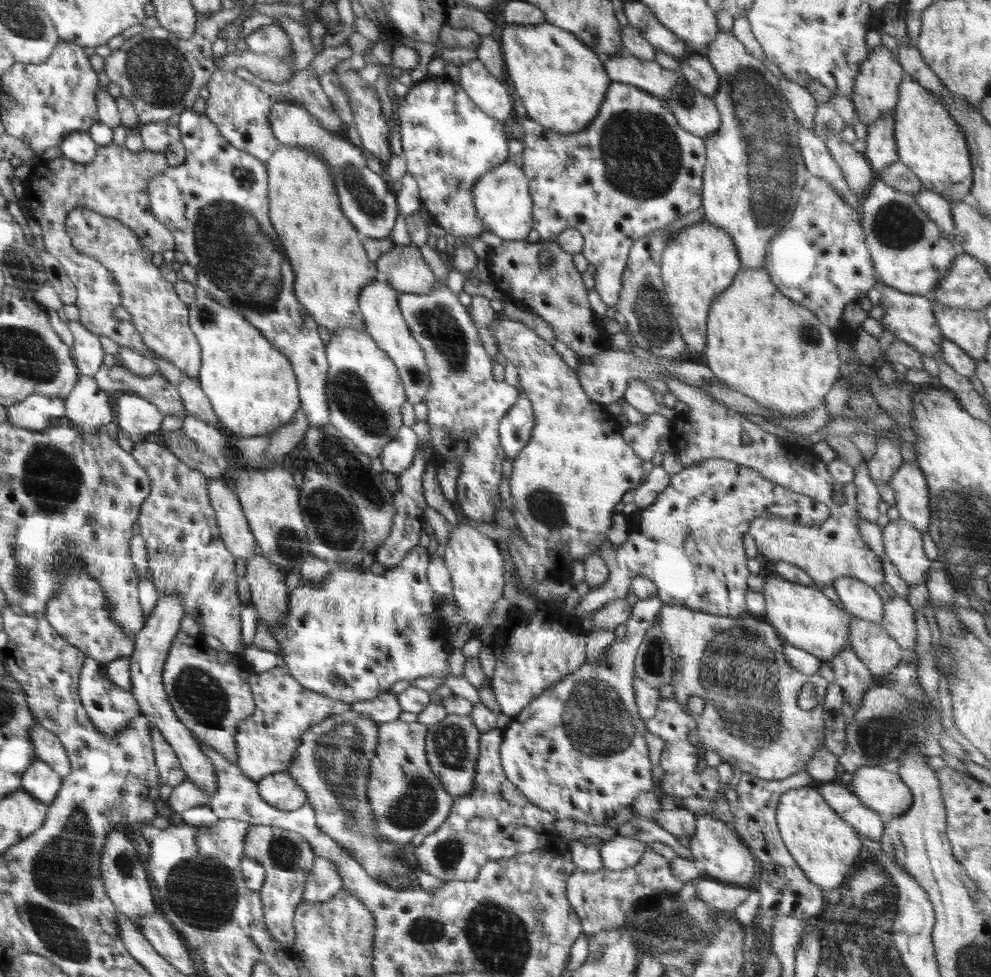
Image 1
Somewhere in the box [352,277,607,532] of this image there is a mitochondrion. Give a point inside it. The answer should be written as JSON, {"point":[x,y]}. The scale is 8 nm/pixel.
{"point":[436,322]}

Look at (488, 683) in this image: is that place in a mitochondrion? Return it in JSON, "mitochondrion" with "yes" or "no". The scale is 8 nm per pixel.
{"mitochondrion":"no"}

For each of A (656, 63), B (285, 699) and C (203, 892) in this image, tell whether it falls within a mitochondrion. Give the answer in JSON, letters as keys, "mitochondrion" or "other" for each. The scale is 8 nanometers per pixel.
{"A":"other","B":"other","C":"mitochondrion"}

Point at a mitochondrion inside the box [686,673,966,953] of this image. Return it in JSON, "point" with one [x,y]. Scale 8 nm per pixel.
{"point":[878,738]}

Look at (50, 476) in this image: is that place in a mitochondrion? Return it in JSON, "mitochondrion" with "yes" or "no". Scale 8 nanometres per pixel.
{"mitochondrion":"yes"}

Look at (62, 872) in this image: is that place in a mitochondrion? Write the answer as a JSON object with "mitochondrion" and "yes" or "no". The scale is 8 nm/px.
{"mitochondrion":"yes"}

